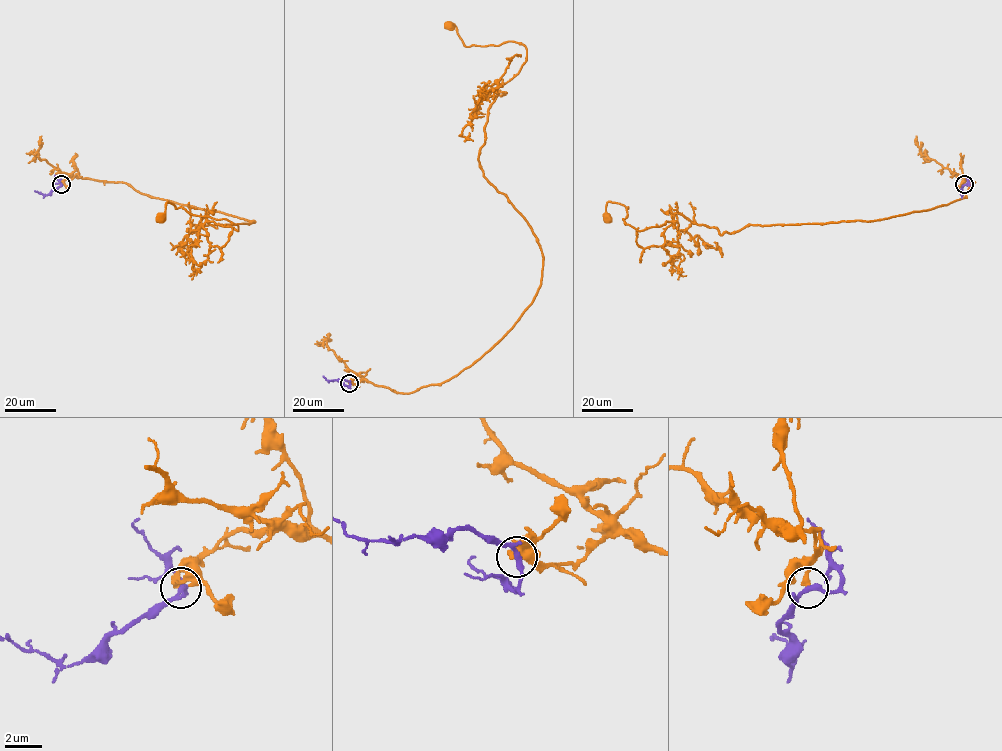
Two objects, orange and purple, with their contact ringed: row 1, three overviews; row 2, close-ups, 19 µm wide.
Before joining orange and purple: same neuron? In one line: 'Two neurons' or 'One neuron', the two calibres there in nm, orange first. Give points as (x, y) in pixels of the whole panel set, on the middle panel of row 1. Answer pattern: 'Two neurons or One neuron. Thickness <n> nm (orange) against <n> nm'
Two neurons. Thickness 280 nm (orange) against 280 nm

